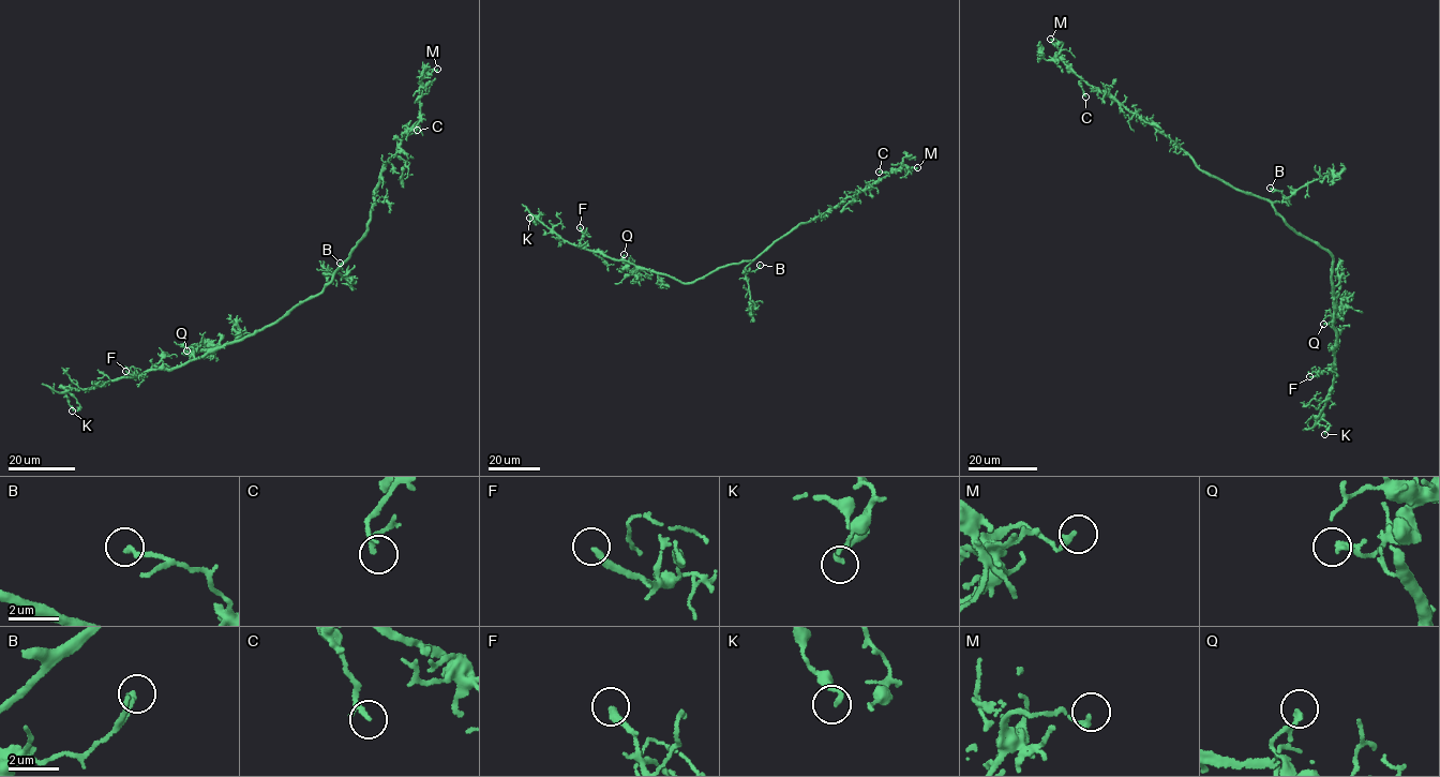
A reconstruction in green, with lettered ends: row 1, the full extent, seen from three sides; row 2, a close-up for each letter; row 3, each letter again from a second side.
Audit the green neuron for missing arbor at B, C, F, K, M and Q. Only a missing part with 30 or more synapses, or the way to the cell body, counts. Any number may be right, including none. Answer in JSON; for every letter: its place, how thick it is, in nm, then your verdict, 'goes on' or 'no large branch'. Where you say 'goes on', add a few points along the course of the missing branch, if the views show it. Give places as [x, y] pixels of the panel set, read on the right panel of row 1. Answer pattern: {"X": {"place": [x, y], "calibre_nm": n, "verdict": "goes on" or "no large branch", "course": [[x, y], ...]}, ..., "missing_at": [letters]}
{"B": {"place": [1270, 188], "calibre_nm": 240, "verdict": "no large branch"}, "C": {"place": [1085, 96], "calibre_nm": 130, "verdict": "no large branch"}, "F": {"place": [1309, 376], "calibre_nm": 260, "verdict": "no large branch"}, "K": {"place": [1324, 434], "calibre_nm": 120, "verdict": "no large branch"}, "M": {"place": [1050, 39], "calibre_nm": 200, "verdict": "no large branch"}, "Q": {"place": [1323, 324], "calibre_nm": 170, "verdict": "no large branch"}, "missing_at": []}

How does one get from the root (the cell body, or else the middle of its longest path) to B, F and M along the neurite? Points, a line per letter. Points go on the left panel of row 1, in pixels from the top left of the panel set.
B: (312, 298), (323, 293), (332, 275), (326, 274), (338, 270), (340, 263)
F: (312, 298), (297, 303), (274, 324), (180, 365), (135, 376), (125, 371)
M: (312, 298), (323, 293), (363, 236), (385, 164), (418, 122), (421, 80), (426, 70), (437, 69)

